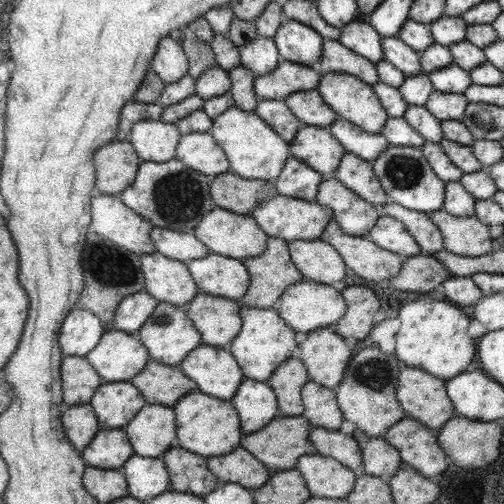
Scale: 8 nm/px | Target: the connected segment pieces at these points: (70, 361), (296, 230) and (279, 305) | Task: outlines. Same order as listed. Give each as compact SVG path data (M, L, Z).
M62 356L60 362L62 402L67 405L87 404L103 382L83 356Z
M279 193L253 209L250 215L267 236L275 236L275 238L281 238L288 243L292 240L319 239L325 225L332 219L331 208L317 204L315 201L296 199Z
M303 280L287 286L273 303L272 309L277 311L291 330L308 333L316 328L332 327L346 311L346 304L340 291L330 285Z

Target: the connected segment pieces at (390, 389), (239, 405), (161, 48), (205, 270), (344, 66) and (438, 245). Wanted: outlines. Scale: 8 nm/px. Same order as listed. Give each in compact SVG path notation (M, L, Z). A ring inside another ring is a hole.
M374 345L359 349L349 360L335 393L335 400L342 417L353 422L356 428L367 436L382 437L392 424L406 416L395 400L395 385L397 385L395 380L399 368L401 366L395 362L393 356L385 356Z
M244 377L230 401L239 414L245 434L261 430L279 415L276 396L266 382Z
M163 37L156 46L149 69L153 71L164 84L179 80L188 74L188 60L183 52L180 41Z
M208 252L203 258L190 260L186 262L186 265L193 282L199 291L205 294L239 301L250 283L250 276L245 265L234 258Z
M323 39L319 72L339 72L353 75L365 84L374 85L378 81L375 63L344 47L338 40Z
M385 202L382 207L385 215L403 224L407 232L415 239L415 243L419 245L421 252L432 255L443 249L439 229L426 213L403 208L403 205L399 203Z

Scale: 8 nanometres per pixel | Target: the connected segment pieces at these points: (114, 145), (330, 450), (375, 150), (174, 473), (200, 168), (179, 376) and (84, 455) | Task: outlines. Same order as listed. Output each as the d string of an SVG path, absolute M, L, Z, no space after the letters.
M112 141L93 153L94 186L101 193L117 196L136 178L140 158L127 141Z
M310 427L309 440L321 456L330 456L351 469L356 476L363 474L362 456L357 441L338 430Z
M338 116L327 128L345 151L370 163L389 146L381 134L364 132Z
M173 445L161 456L167 469L170 489L177 492L189 492L203 498L220 485L218 478L206 465L206 457L201 458L187 452L179 445Z
M190 132L181 135L174 158L180 160L187 168L205 176L215 176L229 171L225 153L209 132Z
M151 360L130 382L143 395L146 403L167 407L175 406L183 395L196 390L196 384L177 366L170 367Z
M99 428L80 455L86 466L119 470L133 453L123 428Z

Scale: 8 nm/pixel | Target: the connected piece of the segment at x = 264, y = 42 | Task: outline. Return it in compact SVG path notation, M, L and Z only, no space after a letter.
M257 35L251 42L238 47L240 65L255 75L267 74L279 62L278 52L273 39Z

